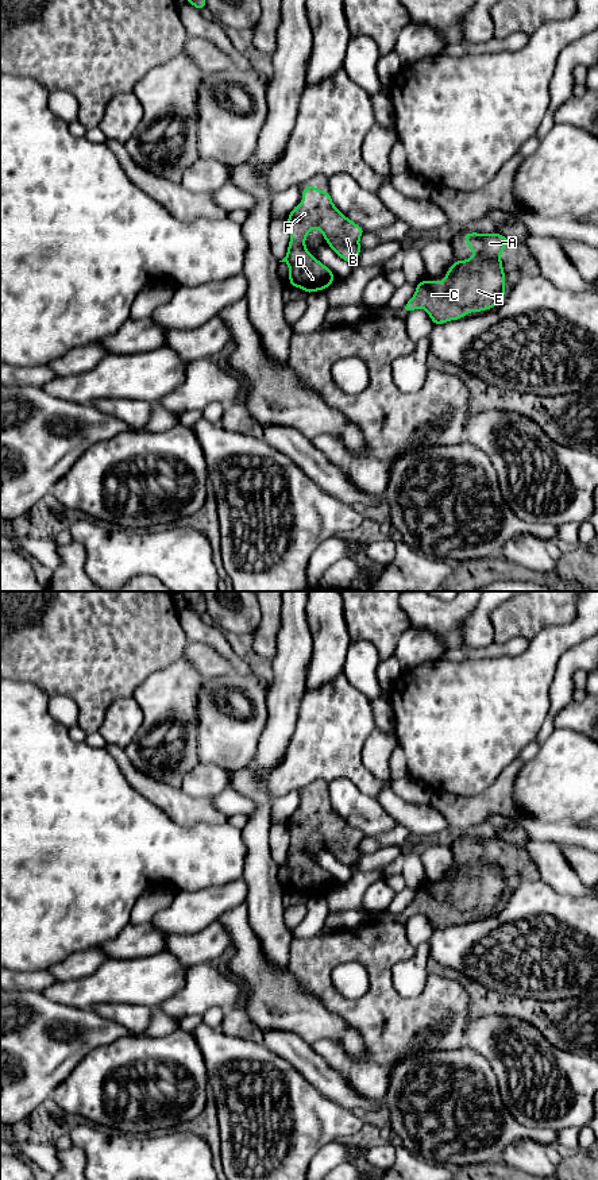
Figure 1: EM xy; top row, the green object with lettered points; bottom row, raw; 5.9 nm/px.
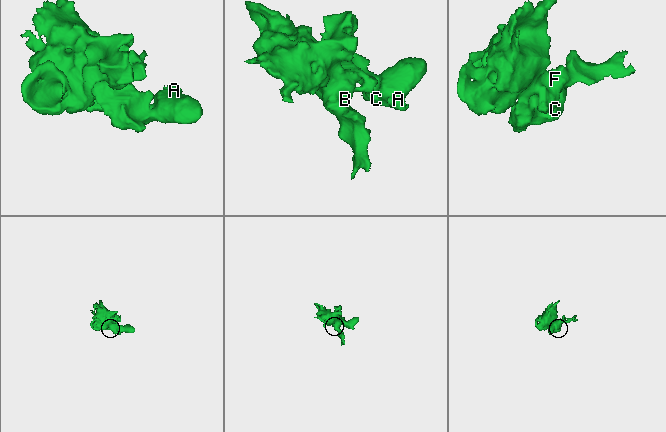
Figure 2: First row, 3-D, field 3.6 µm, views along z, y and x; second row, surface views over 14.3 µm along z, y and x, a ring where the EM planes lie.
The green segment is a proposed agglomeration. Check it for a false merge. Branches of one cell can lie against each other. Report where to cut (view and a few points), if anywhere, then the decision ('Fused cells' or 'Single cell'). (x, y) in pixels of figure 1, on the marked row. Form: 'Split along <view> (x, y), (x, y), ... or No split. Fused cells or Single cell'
No split. Single cell

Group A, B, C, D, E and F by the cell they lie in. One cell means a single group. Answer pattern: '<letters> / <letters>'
A B C D E F

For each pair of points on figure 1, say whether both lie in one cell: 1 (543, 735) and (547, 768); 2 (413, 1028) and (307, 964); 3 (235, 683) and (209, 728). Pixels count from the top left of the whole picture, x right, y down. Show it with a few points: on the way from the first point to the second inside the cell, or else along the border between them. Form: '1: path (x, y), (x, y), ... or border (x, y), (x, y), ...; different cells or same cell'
1: border (555, 728), (541, 744); different cells
2: path (385, 1017), (350, 1010), (328, 993); same cell
3: path (235, 694), (235, 702), (220, 717); same cell

